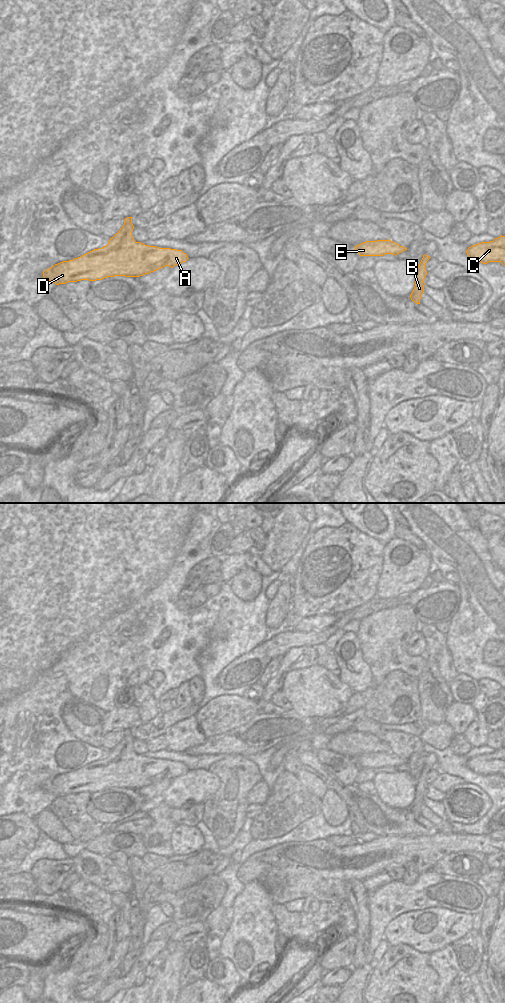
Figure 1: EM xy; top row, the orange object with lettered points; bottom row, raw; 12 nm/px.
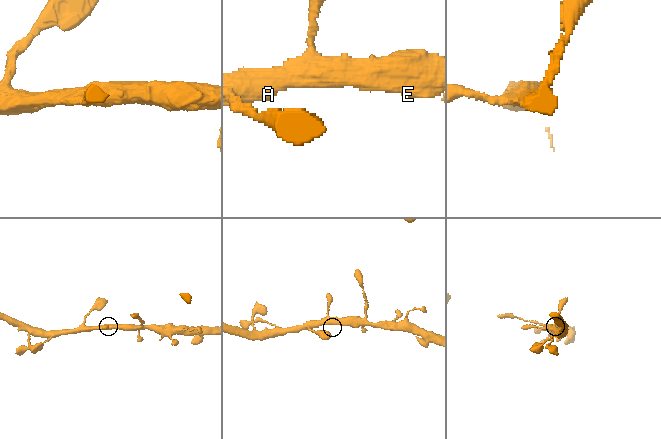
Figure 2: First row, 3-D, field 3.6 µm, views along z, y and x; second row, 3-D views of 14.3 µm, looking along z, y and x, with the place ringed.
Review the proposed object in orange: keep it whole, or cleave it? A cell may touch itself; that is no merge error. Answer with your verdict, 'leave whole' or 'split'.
leave whole

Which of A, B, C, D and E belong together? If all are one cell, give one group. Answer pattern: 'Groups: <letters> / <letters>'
Groups: A B C D E

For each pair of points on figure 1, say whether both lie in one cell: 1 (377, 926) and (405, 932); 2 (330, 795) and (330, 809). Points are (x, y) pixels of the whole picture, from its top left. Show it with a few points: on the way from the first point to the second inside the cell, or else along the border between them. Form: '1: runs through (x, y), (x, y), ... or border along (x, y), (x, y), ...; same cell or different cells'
1: border along (403, 913), (388, 923), (383, 938); different cells
2: runs through (330, 798), (330, 806); same cell

